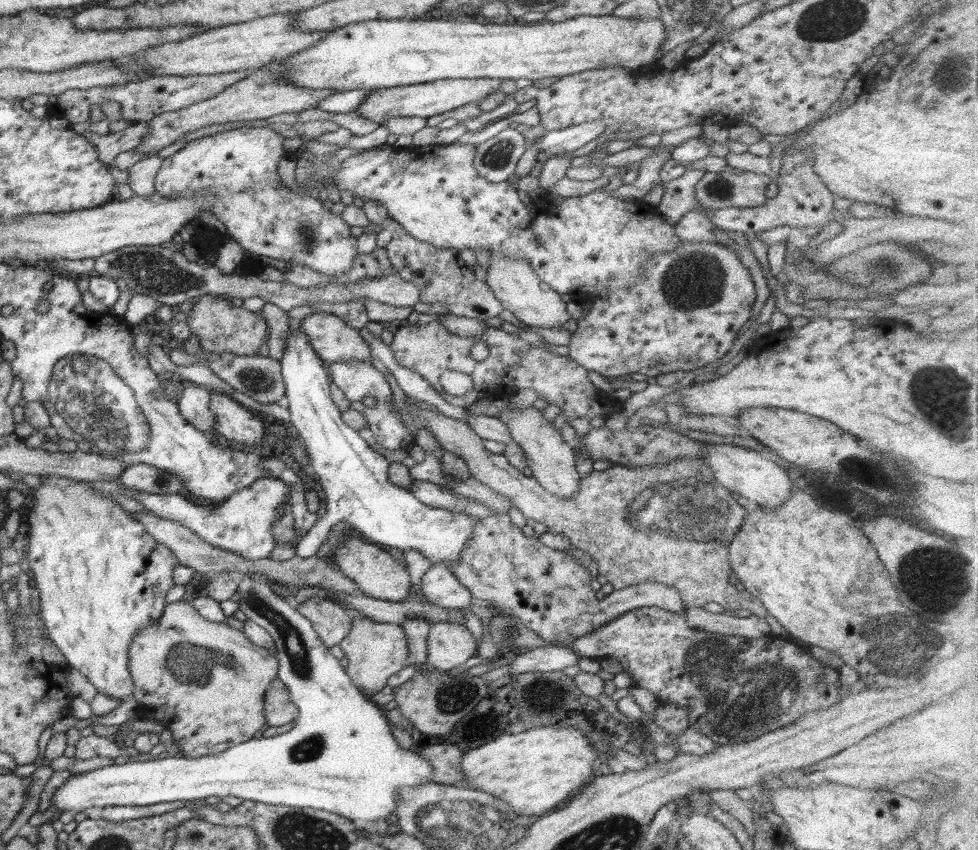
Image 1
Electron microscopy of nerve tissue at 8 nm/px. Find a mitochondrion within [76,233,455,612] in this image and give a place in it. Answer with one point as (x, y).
(154, 272)

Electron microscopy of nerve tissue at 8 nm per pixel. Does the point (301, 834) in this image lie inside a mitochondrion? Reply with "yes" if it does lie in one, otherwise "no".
yes

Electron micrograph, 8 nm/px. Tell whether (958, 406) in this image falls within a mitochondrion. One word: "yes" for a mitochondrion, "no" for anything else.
yes

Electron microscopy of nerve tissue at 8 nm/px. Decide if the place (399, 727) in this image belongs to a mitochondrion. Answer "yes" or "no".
no

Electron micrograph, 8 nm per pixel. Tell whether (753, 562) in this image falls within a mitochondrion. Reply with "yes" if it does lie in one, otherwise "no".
no

